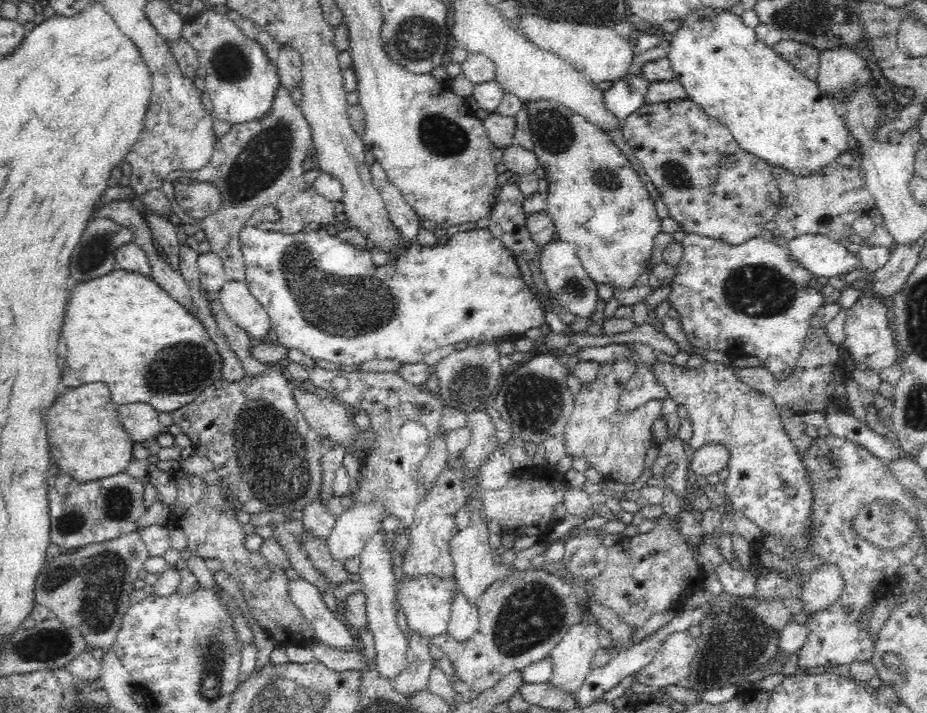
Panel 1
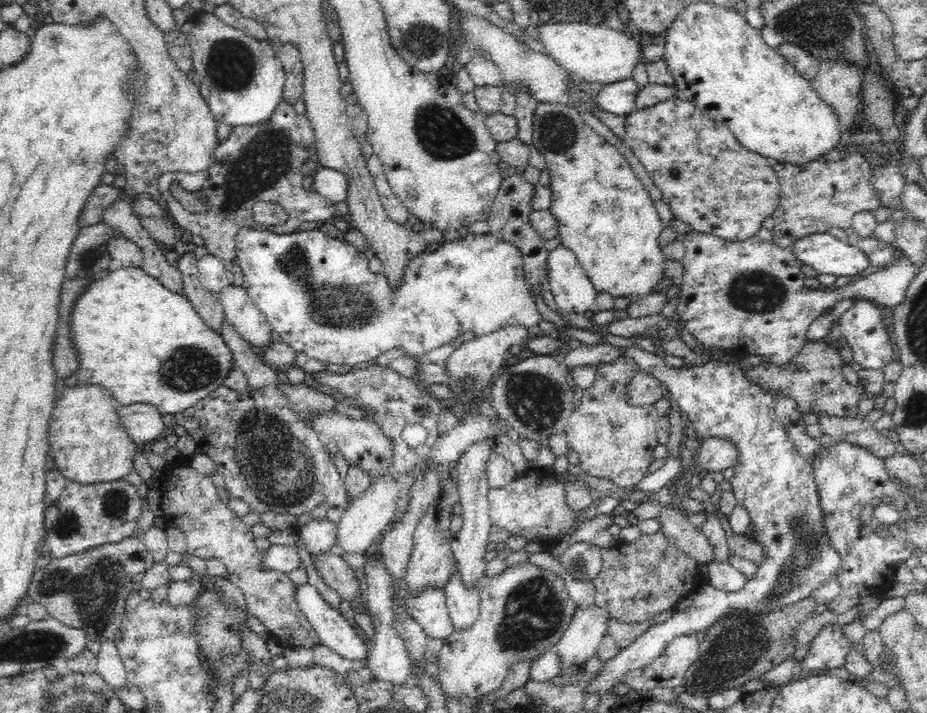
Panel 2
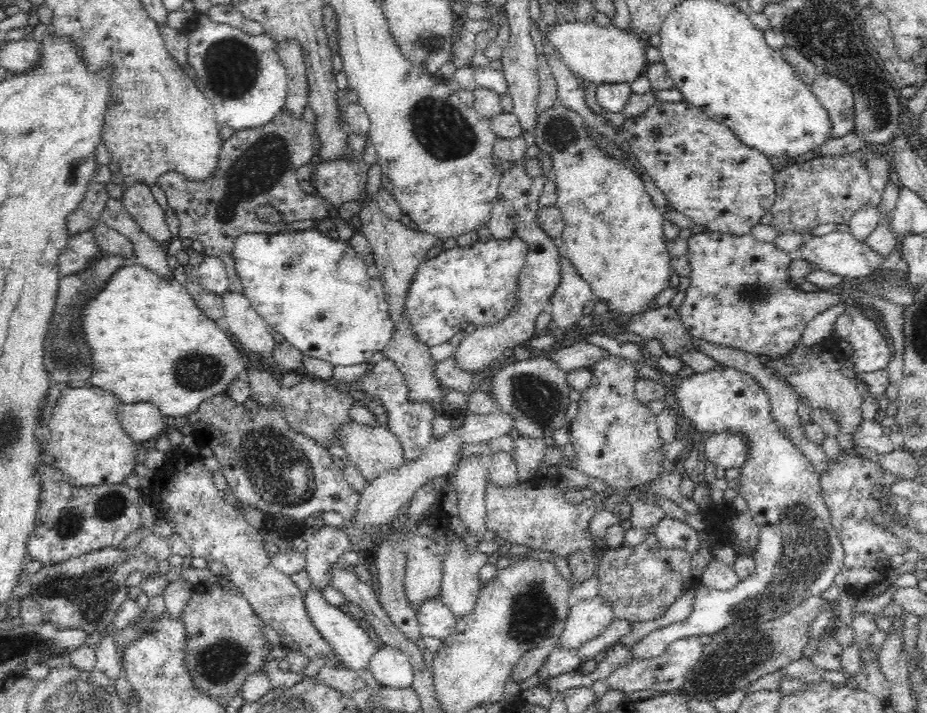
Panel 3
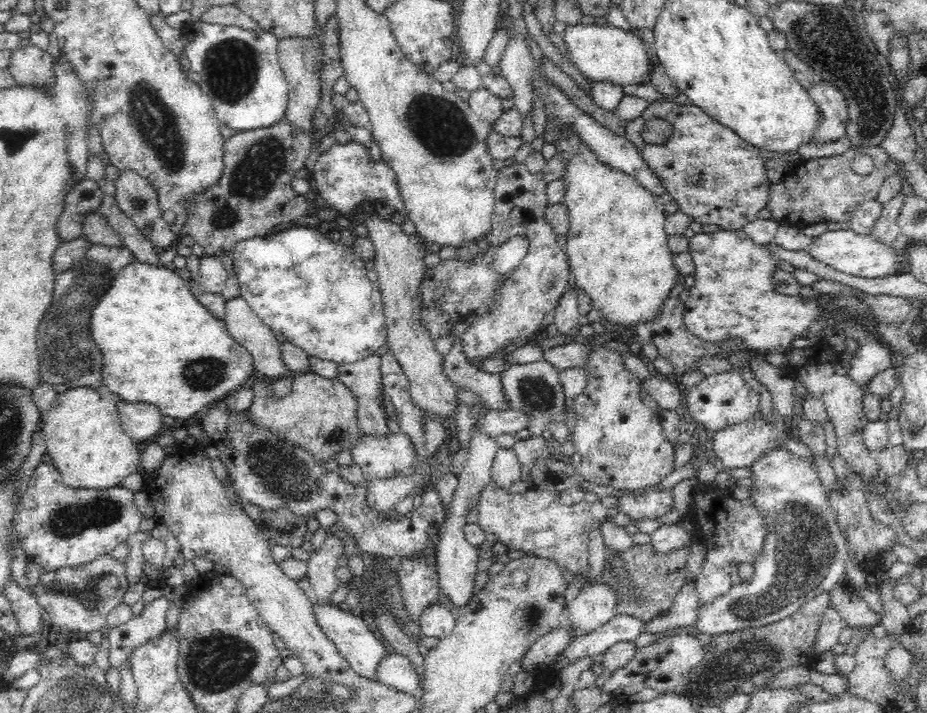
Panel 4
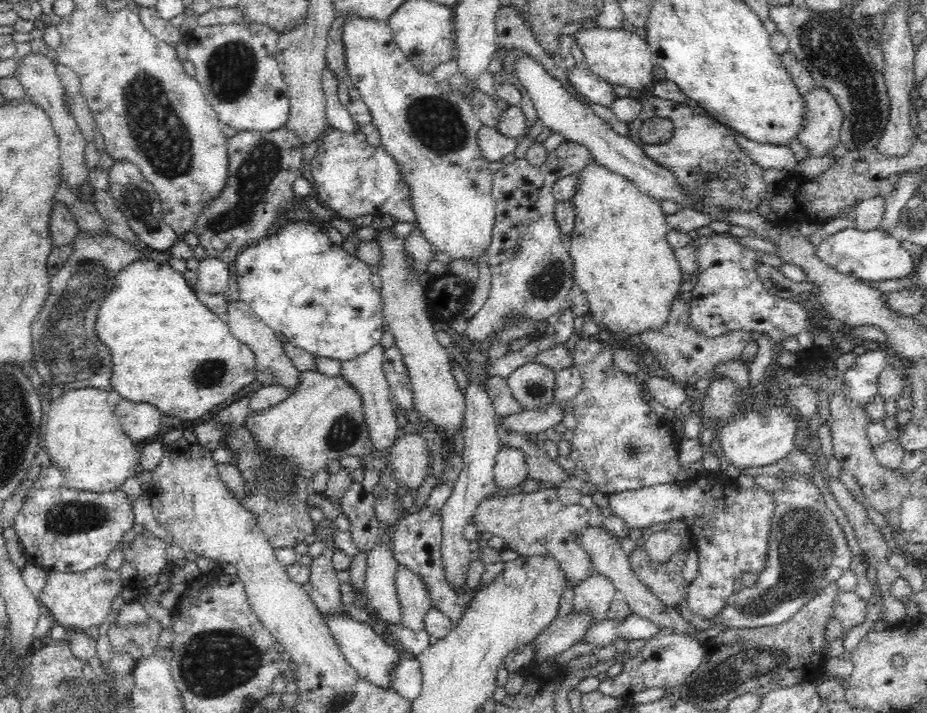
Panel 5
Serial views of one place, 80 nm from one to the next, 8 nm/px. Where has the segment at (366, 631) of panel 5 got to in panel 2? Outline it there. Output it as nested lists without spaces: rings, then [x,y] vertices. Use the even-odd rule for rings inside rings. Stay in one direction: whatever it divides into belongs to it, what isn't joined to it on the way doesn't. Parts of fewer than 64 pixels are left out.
[[[312,584],[297,586],[295,599],[324,646],[348,660],[362,660],[371,650],[360,638],[358,627],[350,626],[349,617],[330,607]]]

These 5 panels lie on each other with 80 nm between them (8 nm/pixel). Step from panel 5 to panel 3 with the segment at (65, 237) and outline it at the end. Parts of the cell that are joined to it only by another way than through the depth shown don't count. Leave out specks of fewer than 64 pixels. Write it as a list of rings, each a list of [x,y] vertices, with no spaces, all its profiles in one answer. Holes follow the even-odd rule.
[[[90,182],[84,198],[76,206],[76,210],[70,212],[68,218],[66,218],[69,236],[73,237],[78,233],[89,230],[92,224],[100,219],[100,214],[110,197],[110,193],[106,191],[104,183]]]

